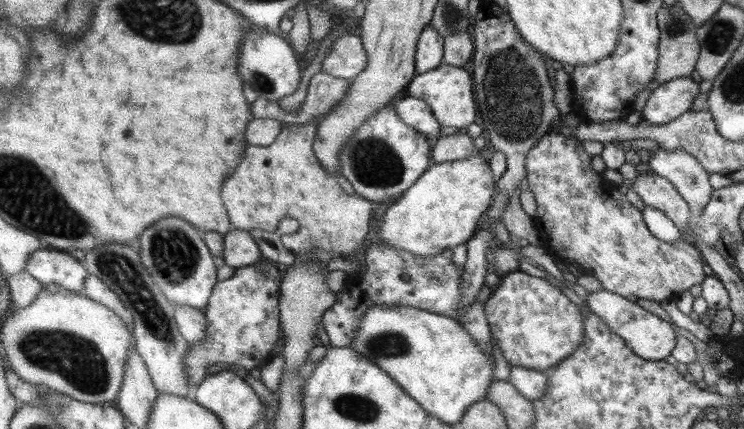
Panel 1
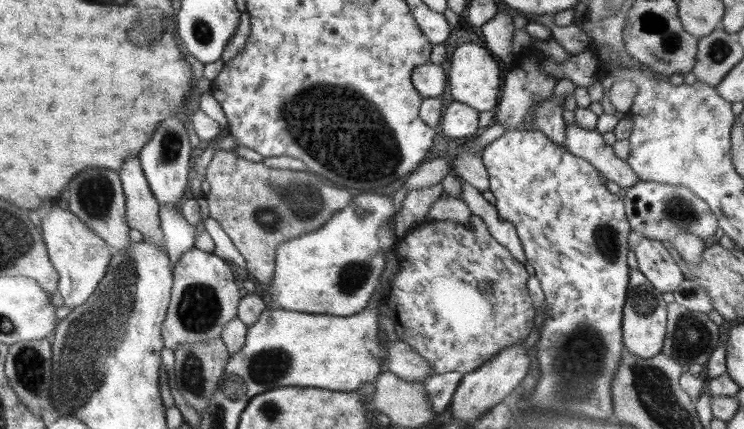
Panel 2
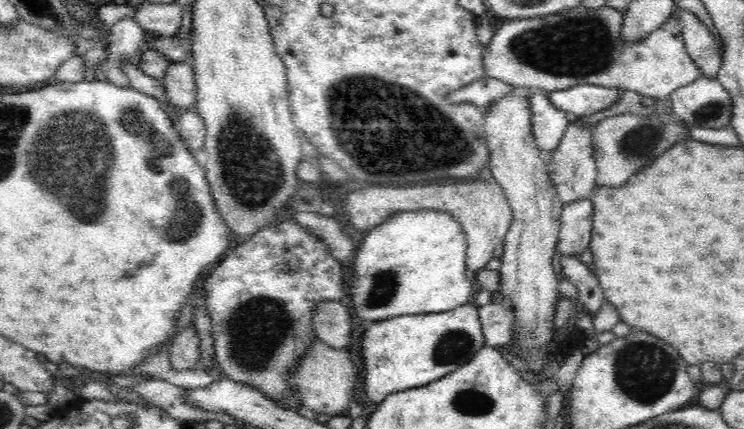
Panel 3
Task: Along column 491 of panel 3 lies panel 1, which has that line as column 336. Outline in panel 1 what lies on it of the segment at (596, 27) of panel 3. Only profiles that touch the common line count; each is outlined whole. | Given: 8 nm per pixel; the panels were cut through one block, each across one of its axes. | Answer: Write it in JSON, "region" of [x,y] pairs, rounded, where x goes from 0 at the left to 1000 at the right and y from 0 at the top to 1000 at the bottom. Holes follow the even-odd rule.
{"region":[[[481,82],[454,89],[438,124],[431,163],[454,182],[473,184],[492,159],[492,117]]]}

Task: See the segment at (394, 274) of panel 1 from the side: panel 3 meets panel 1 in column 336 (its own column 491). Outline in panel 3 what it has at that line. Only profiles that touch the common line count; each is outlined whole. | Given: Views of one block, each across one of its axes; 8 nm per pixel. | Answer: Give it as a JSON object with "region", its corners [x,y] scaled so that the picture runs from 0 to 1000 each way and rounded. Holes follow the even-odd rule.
{"region":[[[672,632],[664,634],[663,702],[659,709],[644,716],[642,737],[648,753],[652,804],[661,811],[685,807],[691,802],[691,716],[685,702],[669,688],[672,662]]]}

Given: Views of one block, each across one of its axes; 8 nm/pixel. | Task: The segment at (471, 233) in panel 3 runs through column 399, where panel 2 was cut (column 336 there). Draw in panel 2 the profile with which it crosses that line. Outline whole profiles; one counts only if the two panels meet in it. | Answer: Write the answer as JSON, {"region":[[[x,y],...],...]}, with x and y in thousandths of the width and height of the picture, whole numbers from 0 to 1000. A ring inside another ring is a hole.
{"region":[[[301,347],[288,357],[278,387],[282,450],[276,459],[276,503],[288,508],[306,545],[332,611],[332,634],[352,660],[363,660],[371,627],[372,573],[390,555],[427,536],[454,490],[470,476],[465,443],[441,434],[425,406],[364,392]]]}

